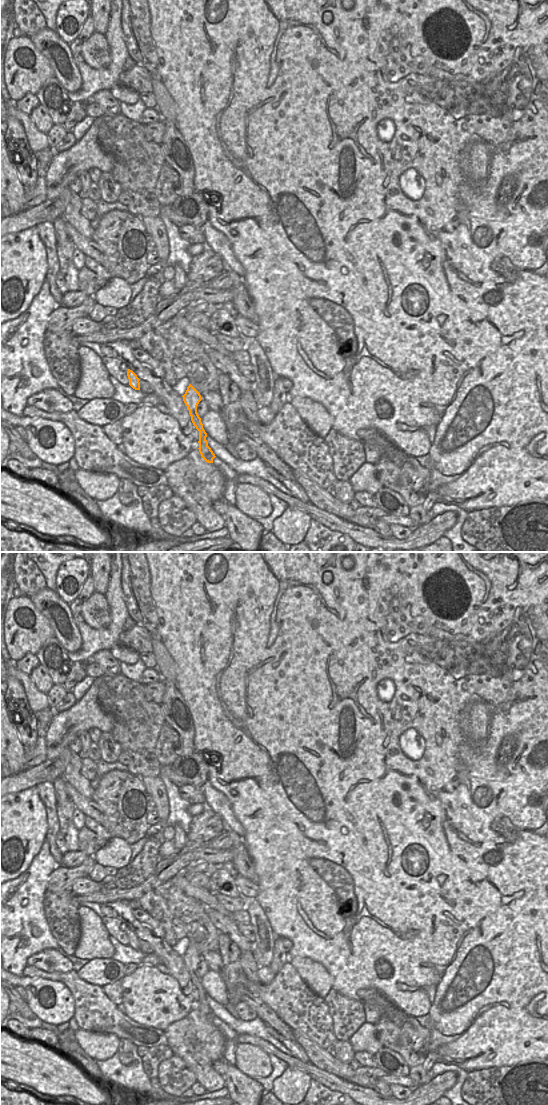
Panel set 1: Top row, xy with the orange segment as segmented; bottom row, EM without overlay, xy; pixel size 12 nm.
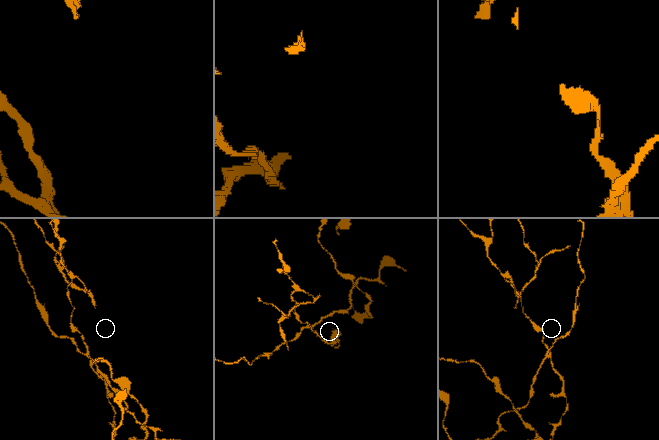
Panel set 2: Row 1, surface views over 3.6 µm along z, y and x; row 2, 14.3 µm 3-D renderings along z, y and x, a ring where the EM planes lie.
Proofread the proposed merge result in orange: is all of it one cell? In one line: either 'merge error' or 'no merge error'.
merge error

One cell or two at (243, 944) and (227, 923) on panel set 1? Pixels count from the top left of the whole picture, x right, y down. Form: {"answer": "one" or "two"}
{"answer": "one"}

